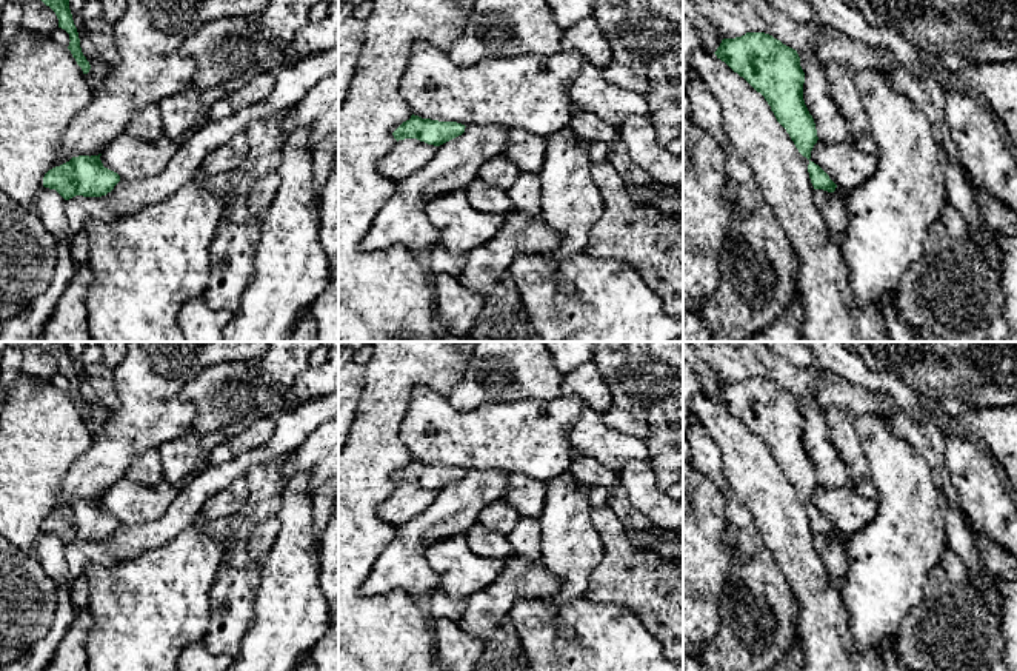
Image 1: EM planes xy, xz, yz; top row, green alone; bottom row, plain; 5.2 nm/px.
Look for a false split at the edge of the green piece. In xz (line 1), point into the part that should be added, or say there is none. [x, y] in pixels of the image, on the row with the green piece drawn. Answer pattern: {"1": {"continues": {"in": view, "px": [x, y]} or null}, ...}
{"1": {"continues": null}}

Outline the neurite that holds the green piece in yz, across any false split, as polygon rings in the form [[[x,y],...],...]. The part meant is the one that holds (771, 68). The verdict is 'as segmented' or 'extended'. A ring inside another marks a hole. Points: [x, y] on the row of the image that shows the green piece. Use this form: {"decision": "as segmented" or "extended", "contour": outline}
{"decision": "as segmented", "contour": [[[765,32],[723,38],[717,58],[760,92],[799,152],[811,159],[817,129],[803,100],[805,72],[795,49]]]}

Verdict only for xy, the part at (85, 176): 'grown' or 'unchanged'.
unchanged

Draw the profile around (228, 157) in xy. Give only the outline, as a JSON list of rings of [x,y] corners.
[[[245,132],[237,134],[228,143],[212,149],[205,155],[200,169],[206,175],[226,174],[235,171],[249,149],[248,139]]]

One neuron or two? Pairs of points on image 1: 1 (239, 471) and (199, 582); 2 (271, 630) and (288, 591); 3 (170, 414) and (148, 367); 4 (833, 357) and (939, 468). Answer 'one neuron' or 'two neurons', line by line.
1: two neurons
2: one neuron
3: one neuron
4: one neuron

